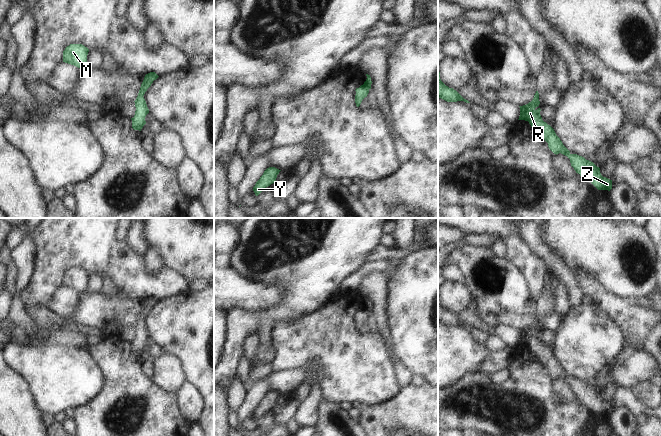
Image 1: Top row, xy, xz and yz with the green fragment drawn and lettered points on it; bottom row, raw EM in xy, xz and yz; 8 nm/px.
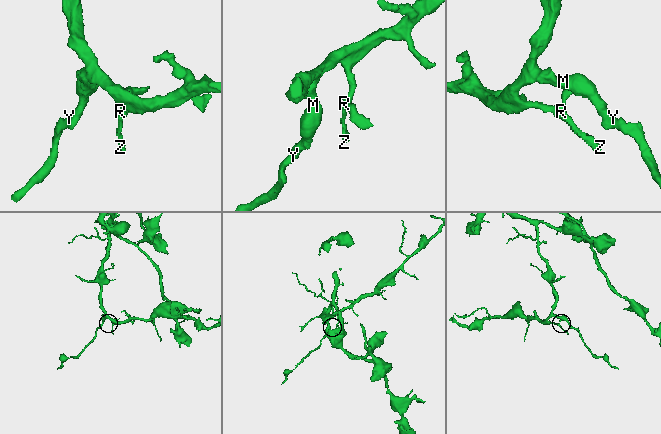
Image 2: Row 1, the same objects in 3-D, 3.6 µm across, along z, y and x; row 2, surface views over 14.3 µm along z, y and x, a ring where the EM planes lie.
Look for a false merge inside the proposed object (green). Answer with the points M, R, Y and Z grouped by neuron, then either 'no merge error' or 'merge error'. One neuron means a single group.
groups M R Y Z; no merge error

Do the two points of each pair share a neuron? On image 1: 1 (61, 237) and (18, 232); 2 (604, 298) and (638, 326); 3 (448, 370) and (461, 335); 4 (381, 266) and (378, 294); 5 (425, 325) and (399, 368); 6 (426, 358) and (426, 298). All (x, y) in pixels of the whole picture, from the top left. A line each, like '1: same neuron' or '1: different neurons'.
1: different neurons
2: same neuron
3: same neuron
4: different neurons
5: different neurons
6: same neuron

